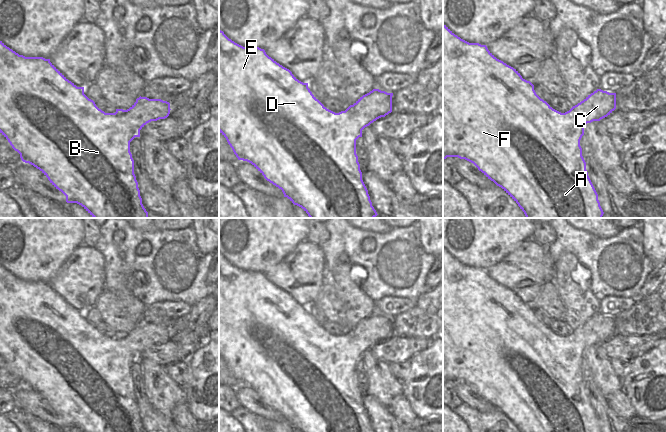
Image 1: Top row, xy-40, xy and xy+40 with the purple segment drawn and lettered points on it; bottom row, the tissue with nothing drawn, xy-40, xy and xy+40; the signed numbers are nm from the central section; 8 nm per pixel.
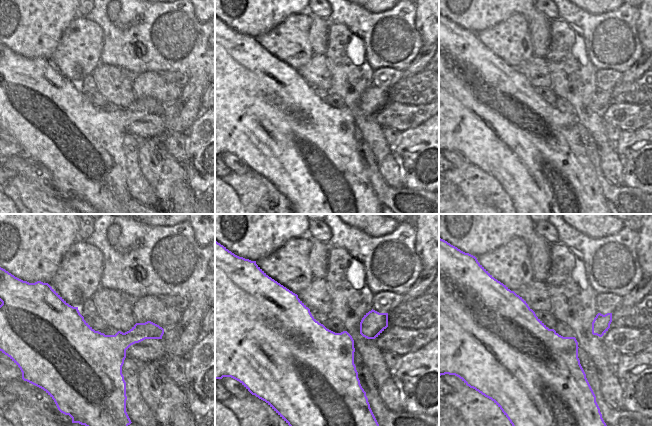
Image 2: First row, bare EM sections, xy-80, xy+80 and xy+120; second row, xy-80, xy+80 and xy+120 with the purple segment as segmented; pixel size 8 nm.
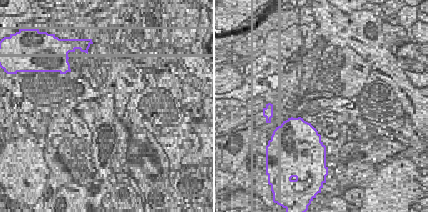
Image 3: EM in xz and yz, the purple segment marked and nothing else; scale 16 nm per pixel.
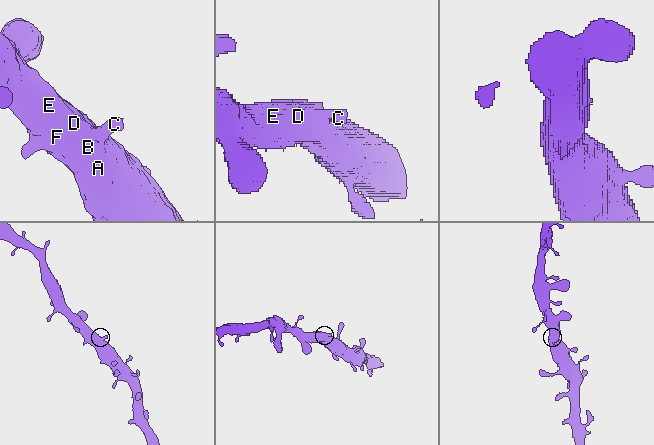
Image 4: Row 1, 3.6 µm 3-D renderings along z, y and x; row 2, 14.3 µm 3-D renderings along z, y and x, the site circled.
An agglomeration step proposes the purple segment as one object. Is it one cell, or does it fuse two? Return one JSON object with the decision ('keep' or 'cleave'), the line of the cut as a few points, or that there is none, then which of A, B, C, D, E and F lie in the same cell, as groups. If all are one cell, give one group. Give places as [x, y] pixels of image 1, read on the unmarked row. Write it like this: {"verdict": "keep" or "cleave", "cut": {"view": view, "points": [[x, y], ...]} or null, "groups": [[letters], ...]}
{"verdict": "keep", "cut": null, "groups": [["A", "B", "C", "D", "E", "F"]]}

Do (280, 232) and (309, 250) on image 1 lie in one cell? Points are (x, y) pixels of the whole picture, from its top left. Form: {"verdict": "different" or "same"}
{"verdict": "different"}

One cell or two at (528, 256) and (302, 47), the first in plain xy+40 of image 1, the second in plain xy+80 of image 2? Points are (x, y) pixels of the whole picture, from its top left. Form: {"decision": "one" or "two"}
{"decision": "one"}

